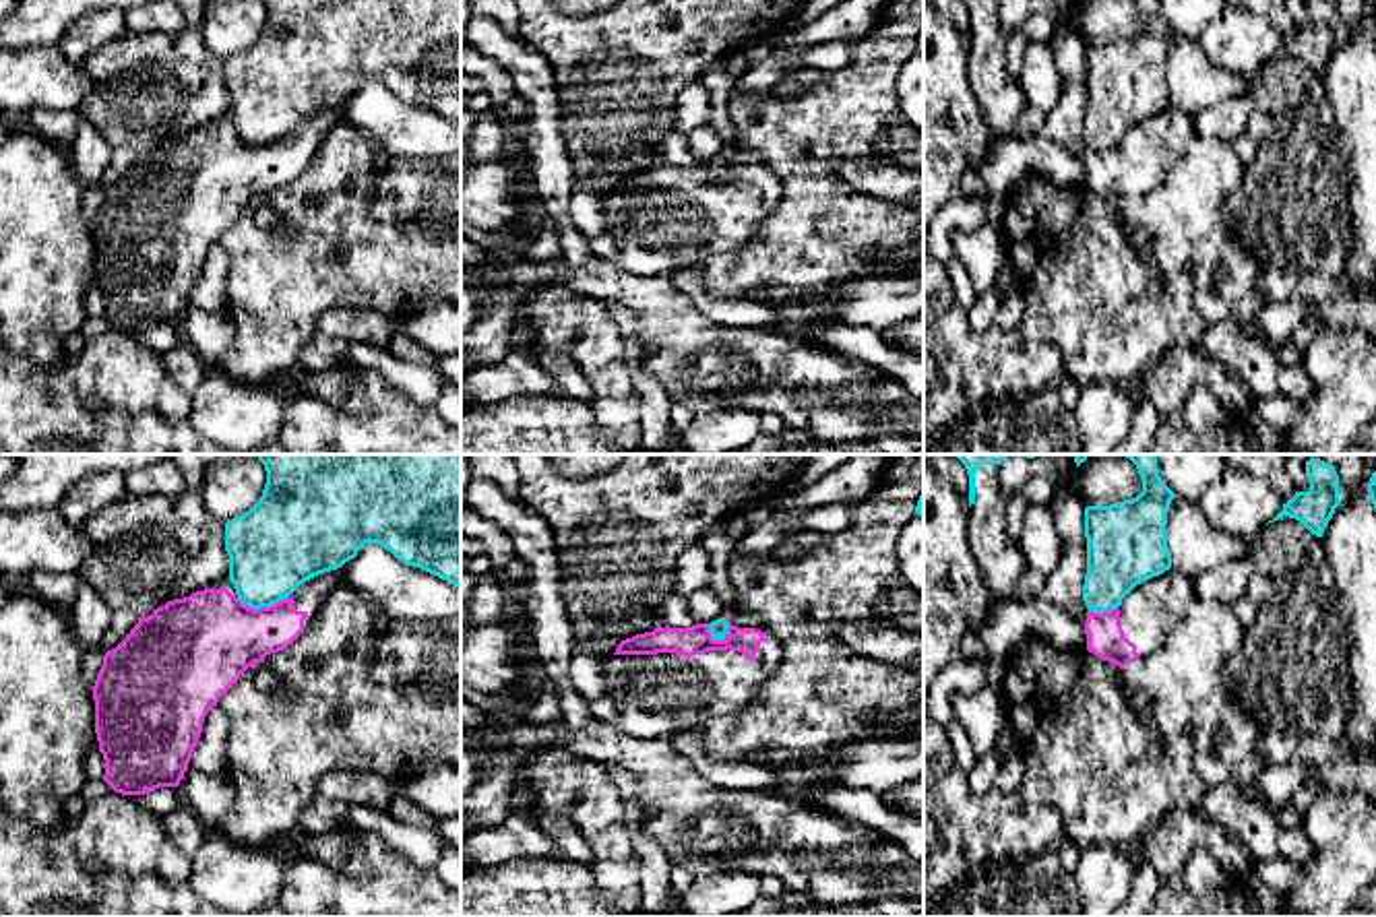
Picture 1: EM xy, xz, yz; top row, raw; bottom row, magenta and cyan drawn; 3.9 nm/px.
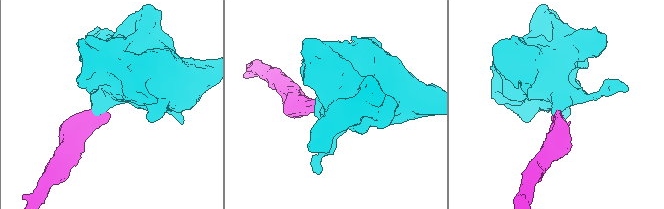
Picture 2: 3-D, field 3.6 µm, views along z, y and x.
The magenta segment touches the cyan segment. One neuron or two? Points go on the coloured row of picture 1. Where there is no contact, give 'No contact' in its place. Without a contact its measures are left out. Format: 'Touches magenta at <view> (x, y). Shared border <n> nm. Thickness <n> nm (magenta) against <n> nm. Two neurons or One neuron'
Touches magenta at xy (261, 608). Shared border 200 nm. Thickness 380 nm (magenta) against 360 nm. Two neurons

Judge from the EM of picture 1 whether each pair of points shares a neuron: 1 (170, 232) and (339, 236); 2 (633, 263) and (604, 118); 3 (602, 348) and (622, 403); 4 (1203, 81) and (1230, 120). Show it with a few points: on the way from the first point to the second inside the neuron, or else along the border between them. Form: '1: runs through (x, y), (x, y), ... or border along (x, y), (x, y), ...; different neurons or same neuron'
1: border along (255, 199), (215, 242); different neurons
2: border along (660, 164), (627, 174), (620, 180); different neurons
3: runs through (602, 362), (612, 389); same neuron
4: border along (1248, 96), (1230, 96), (1191, 114); different neurons

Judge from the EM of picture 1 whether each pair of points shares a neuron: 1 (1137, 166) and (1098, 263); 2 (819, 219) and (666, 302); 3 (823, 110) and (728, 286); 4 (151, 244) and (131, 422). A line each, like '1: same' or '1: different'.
1: different
2: different
3: same
4: different

